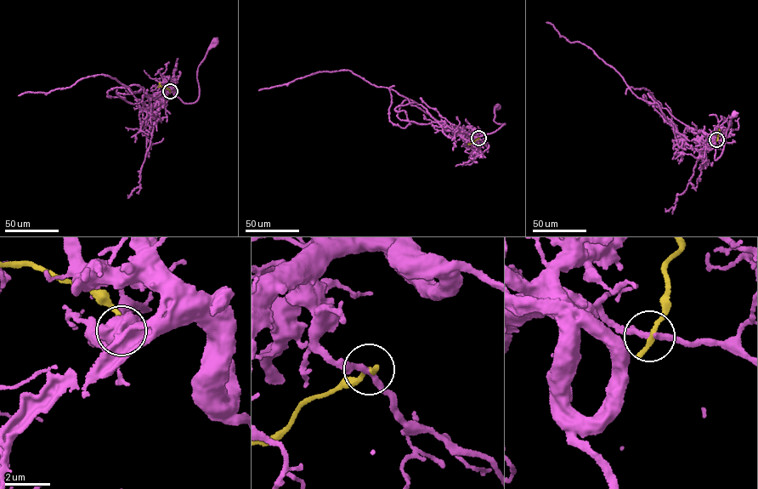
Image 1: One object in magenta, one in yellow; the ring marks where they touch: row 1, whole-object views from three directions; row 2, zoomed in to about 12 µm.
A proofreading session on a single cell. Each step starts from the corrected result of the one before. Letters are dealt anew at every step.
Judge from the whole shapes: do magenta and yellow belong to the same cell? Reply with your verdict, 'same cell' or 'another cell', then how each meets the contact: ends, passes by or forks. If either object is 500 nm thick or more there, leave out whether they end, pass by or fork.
another cell; magenta passes by; yellow ends

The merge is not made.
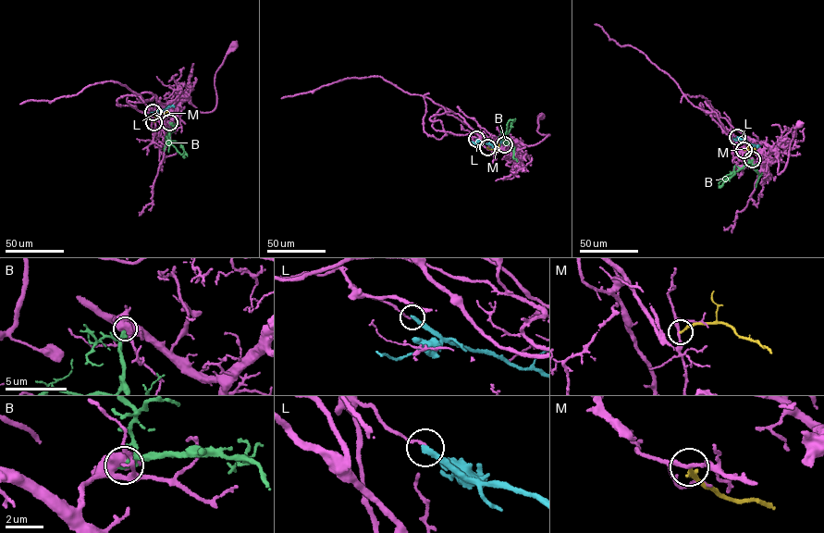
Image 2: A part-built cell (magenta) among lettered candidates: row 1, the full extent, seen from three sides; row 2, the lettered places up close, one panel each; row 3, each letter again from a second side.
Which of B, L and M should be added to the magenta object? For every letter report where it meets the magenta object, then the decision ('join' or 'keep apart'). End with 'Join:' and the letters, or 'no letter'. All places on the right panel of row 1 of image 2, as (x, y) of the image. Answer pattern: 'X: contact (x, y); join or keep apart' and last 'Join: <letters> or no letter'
B: contact (752, 159); keep apart
L: contact (737, 137); keep apart
M: contact (744, 150); keep apart
Join: no letter

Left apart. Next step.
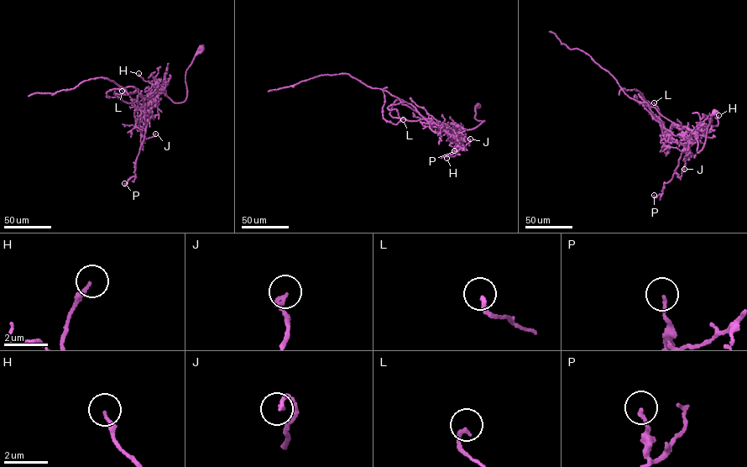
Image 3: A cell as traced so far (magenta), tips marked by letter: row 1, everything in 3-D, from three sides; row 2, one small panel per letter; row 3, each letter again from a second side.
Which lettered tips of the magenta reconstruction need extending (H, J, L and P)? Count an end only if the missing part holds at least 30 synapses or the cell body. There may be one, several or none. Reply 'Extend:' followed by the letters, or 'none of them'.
Extend: none of them

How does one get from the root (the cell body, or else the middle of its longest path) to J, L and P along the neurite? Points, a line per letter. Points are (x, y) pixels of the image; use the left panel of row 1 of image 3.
J: (201, 47), (186, 71), (185, 100), (174, 102), (164, 91), (157, 97), (141, 133), (145, 139), (155, 133)
L: (201, 47), (186, 71), (183, 102), (174, 102), (163, 91), (148, 112), (137, 119), (133, 99), (122, 91)
P: (201, 47), (186, 71), (185, 100), (174, 102), (164, 91), (157, 97), (137, 158), (135, 175), (124, 183)

